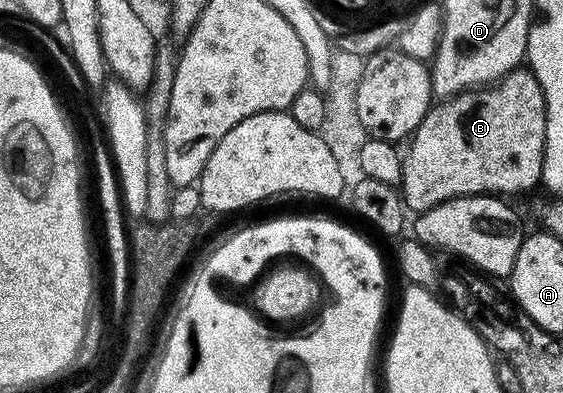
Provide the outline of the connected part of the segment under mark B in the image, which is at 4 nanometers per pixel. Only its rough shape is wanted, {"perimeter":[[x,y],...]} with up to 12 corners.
{"perimeter":[[529,67],[435,103],[402,157],[411,213],[542,184]]}

